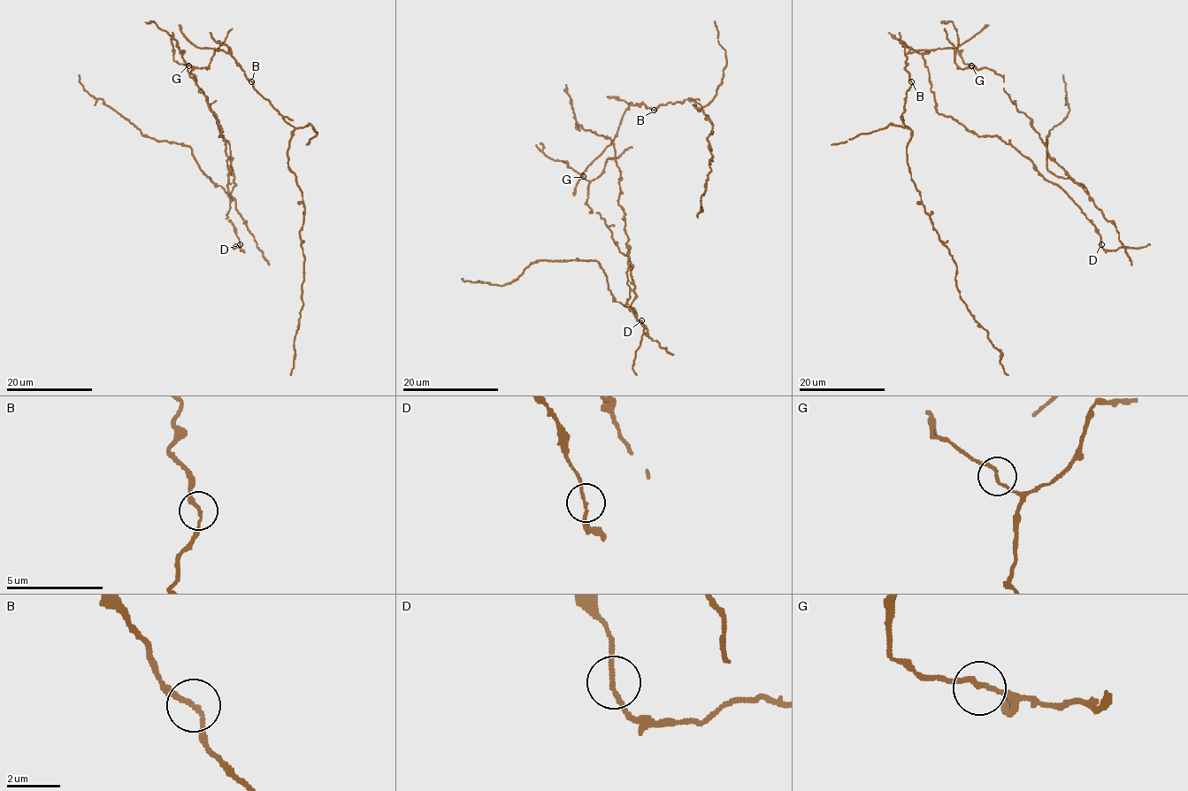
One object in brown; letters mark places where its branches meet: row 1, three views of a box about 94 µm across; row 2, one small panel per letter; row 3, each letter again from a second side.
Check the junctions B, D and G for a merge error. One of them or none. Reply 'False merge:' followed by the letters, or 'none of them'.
False merge: none of them

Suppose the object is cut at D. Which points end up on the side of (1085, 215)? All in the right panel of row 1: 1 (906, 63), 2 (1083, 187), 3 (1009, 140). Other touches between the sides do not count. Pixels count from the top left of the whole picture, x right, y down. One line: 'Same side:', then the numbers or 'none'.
Same side: 3

